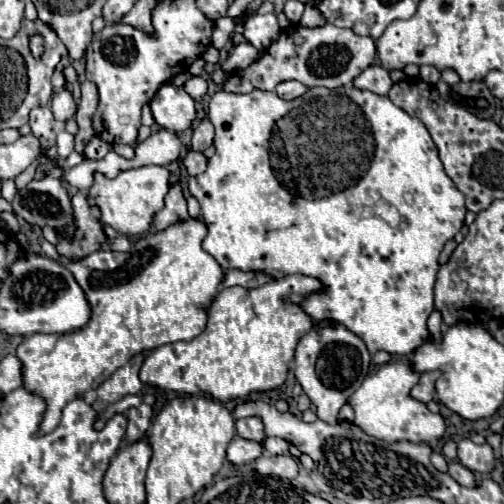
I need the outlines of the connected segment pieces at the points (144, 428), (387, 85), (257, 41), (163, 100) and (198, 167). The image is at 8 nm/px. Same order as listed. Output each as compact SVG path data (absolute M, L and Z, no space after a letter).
M142 402L138 408L130 408L126 414L128 420L128 430L126 430L126 444L134 444L138 440L142 440L148 432L150 426L150 418L152 418L152 408Z
M374 64L374 66L368 66L360 76L356 76L352 84L360 90L370 90L374 94L388 94L394 82L390 80L390 74L386 68Z
M274 13L254 14L244 22L244 38L264 52L274 41L276 41L282 30Z
M170 82L164 84L150 100L150 112L158 126L172 132L188 130L196 118L194 100L184 92L184 88L178 88Z
M188 150L188 154L182 158L182 164L186 166L188 174L190 176L196 176L196 174L202 174L208 166L208 158L200 152L194 152L194 150Z

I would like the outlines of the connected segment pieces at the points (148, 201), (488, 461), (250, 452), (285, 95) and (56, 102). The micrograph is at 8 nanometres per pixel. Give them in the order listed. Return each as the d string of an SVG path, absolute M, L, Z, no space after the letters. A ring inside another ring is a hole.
M142 166L120 172L116 178L104 178L96 174L90 188L90 202L102 210L100 222L112 226L124 236L142 236L148 232L154 214L164 206L164 196L168 194L168 170L164 166Z
M468 438L458 442L458 460L472 472L492 472L500 466L500 460L496 460L496 454L488 444L480 446Z
M236 436L228 448L226 448L226 458L234 464L234 466L244 466L254 462L258 456L262 454L262 444L252 442L252 440L244 440L240 436Z
M288 80L288 82L280 82L276 86L276 94L282 98L282 100L294 100L298 96L302 96L308 88L296 80Z
M60 90L52 98L52 114L58 122L66 122L76 116L76 102L68 90Z

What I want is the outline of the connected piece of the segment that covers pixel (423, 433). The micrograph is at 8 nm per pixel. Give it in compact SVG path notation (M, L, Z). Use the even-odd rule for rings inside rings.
M398 362L384 364L374 376L368 376L362 382L362 386L350 396L348 404L354 410L354 424L360 430L368 432L370 436L376 436L378 440L424 442L434 448L442 438L446 426L440 414L432 414L426 408L426 404L416 402L410 396L410 388L418 382L418 378L420 374L408 364L398 364Z

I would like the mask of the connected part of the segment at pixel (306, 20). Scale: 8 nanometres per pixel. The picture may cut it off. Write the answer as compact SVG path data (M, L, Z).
M308 4L306 6L306 10L304 10L304 16L302 16L302 20L300 20L300 24L302 26L322 26L326 20L322 18L322 14L320 14L320 10L316 8L316 6L312 6L312 4Z

